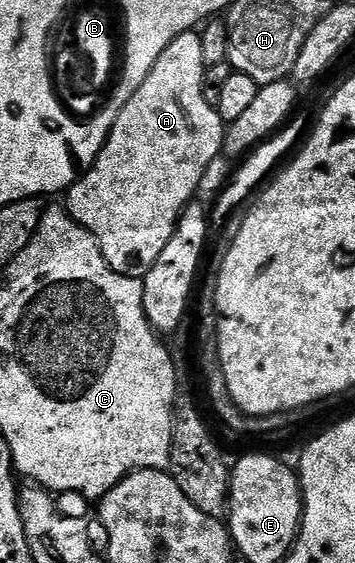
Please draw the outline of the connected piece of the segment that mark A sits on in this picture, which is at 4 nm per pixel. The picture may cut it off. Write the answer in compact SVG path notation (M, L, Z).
M188 32L173 39L145 76L145 84L121 108L97 160L66 191L67 213L97 240L112 268L130 278L142 280L157 264L157 256L165 252L183 210L198 195L195 193L207 174L207 165L224 149L225 123L219 111L205 100L204 75L199 36Z

